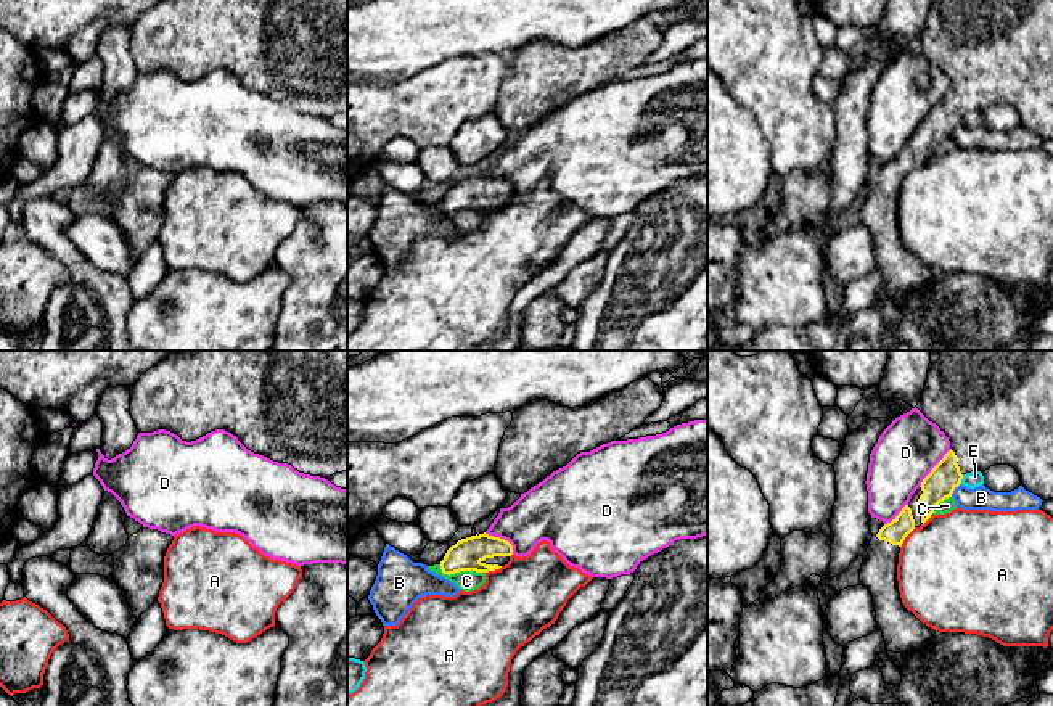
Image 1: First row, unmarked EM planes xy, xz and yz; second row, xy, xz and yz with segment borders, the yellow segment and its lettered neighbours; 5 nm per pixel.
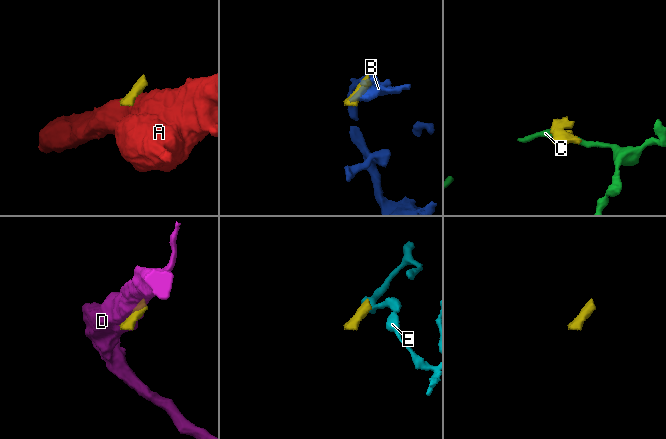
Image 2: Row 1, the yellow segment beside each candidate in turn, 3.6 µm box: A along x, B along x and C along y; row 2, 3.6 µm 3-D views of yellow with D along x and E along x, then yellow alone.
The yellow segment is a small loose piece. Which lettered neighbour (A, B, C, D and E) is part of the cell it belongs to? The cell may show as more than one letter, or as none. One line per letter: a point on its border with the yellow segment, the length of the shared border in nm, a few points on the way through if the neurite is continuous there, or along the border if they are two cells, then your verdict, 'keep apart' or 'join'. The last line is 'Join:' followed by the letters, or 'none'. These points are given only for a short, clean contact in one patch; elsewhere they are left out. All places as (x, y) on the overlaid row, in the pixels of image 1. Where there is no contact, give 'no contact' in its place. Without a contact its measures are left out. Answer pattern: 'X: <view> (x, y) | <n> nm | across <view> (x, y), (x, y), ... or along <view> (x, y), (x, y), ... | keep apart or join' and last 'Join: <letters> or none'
A: yz (905, 536) | 130 nm | along yz (915, 528), (901, 547) | keep apart
B: yz (954, 489) | 90 nm | along yz (960, 483), (950, 496) | keep apart
C: xz (460, 570) | 220 nm | keep apart
D: yz (933, 468) | 260 nm | keep apart
E: yz (962, 478) | 50 nm | along yz (963, 475), (960, 483) | keep apart
Join: none

